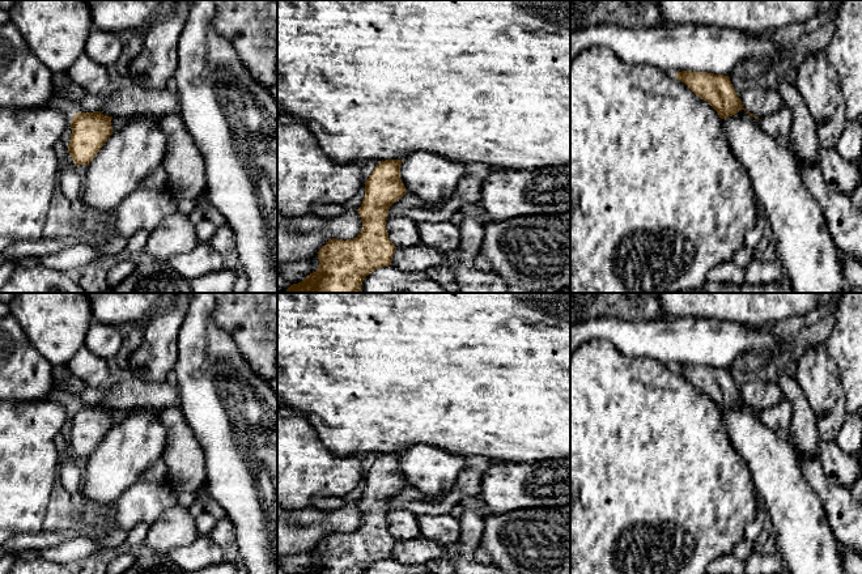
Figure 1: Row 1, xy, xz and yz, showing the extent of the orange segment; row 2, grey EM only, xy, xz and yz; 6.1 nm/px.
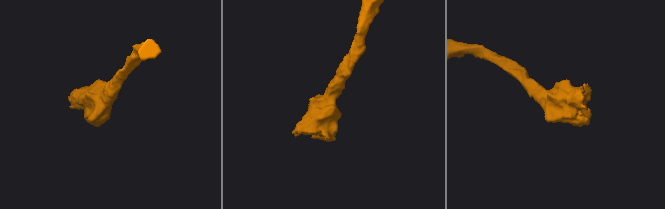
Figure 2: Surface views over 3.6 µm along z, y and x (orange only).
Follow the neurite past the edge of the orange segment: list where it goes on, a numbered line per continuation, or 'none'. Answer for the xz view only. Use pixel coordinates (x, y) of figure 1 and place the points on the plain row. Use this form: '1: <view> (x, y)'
none

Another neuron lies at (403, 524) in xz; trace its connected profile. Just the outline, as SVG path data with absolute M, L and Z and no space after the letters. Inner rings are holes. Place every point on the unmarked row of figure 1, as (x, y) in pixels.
M405 509L388 510L386 522L395 540L405 541L420 535L417 516Z

